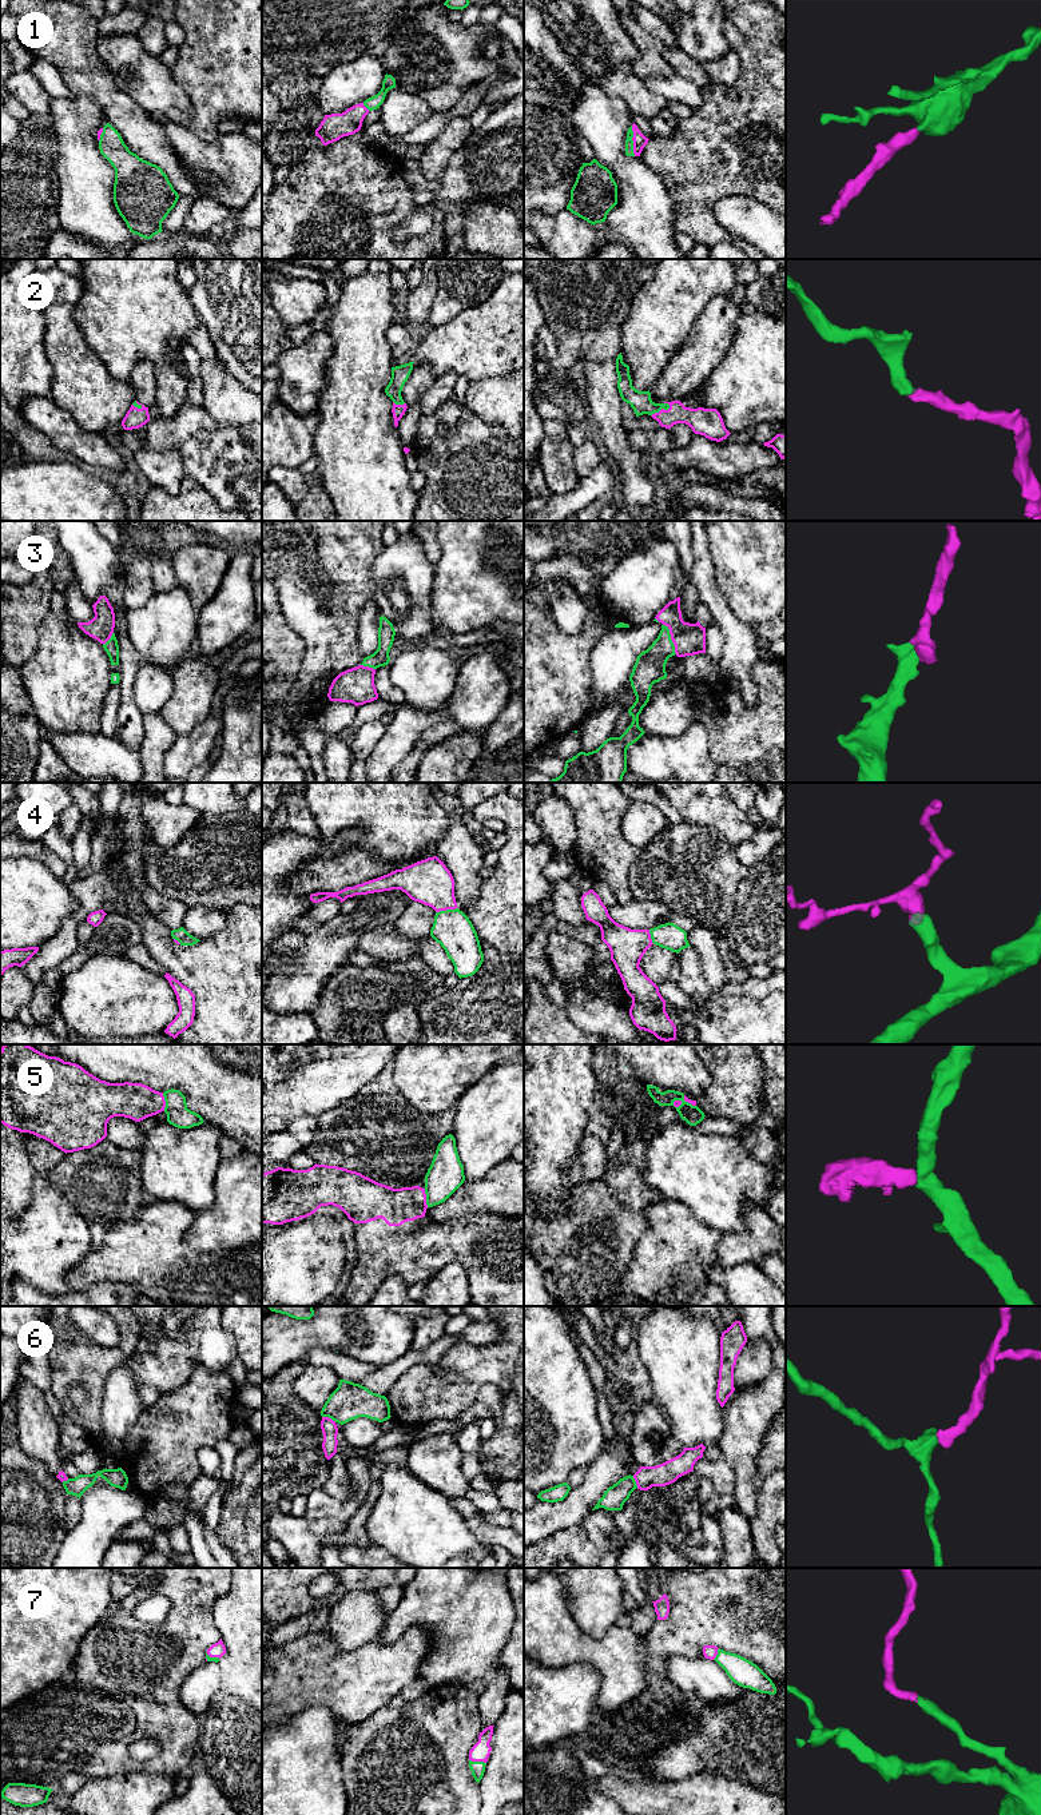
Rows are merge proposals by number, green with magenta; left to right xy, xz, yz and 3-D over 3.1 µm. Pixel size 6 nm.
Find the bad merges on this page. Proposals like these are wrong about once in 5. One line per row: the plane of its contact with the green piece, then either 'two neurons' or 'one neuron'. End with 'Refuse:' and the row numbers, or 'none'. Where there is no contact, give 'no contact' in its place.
1: contact in yz; one neuron
2: contact in yz; one neuron
3: contact in yz; one neuron
4: contact in xz; one neuron
5: contact in xy; two neurons
6: contact in xz; two neurons
7: contact in xz; one neuron
Refuse: 5, 6

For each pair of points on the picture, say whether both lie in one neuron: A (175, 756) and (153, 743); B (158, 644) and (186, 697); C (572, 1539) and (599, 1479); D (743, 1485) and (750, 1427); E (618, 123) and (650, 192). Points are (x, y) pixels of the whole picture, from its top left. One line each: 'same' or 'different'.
A: different
B: different
C: different
D: same
E: same

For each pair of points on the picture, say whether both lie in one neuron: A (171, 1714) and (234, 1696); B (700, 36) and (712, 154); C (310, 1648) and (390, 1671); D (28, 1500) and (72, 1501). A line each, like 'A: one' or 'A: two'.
A: two
B: two
C: one
D: two

